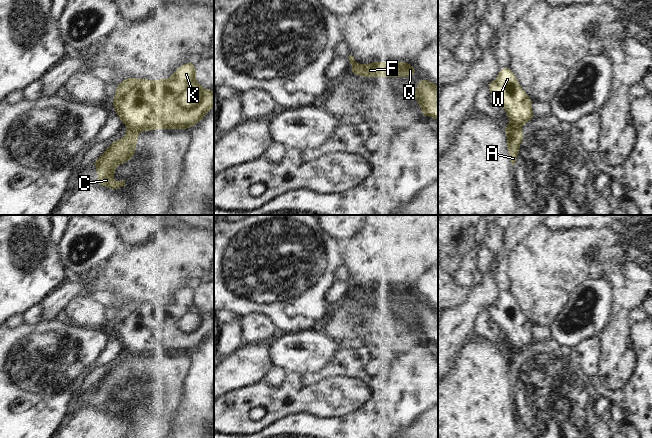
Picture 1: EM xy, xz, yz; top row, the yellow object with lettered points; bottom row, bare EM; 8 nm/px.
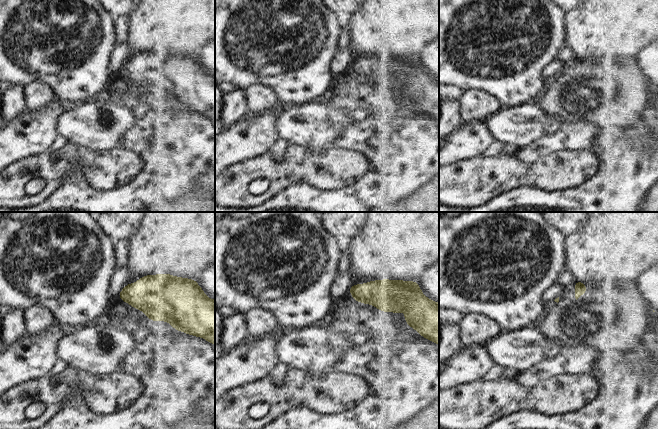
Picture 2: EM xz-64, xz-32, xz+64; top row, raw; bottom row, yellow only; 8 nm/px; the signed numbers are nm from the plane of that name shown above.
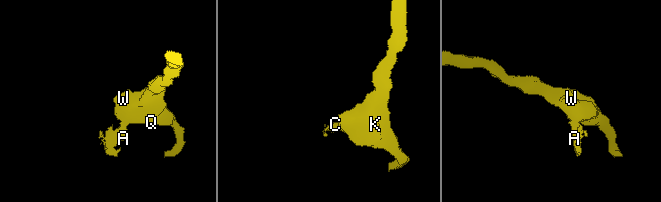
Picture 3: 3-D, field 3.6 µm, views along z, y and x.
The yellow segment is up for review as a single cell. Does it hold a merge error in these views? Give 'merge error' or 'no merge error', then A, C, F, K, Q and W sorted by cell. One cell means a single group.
merge error | A C / F K Q W

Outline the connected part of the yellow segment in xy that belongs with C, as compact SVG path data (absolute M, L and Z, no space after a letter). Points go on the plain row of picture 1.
M128 351L126 361L115 364L104 377L94 385L96 397L100 410L107 410L110 413L119 414L125 410L125 404L116 406L112 401L116 398L115 392L129 384L135 379L138 359L135 354Z

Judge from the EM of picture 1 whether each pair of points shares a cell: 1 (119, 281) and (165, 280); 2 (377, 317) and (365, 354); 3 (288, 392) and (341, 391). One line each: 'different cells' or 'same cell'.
1: same cell
2: different cells
3: same cell

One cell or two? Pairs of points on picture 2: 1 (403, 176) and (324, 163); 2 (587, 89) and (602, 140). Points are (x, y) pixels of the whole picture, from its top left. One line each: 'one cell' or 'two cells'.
1: two cells
2: two cells

